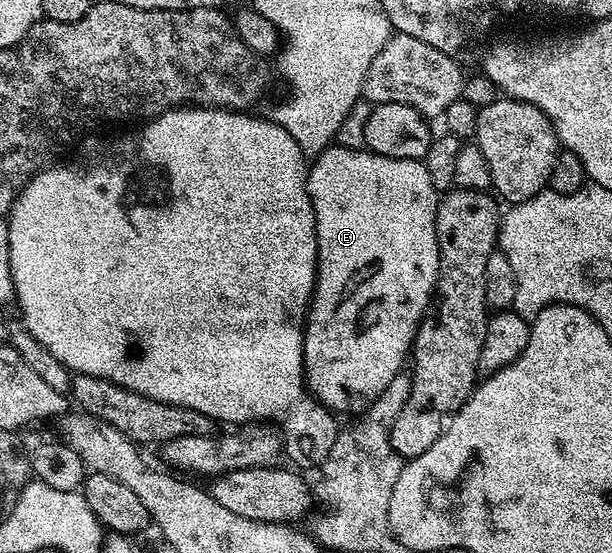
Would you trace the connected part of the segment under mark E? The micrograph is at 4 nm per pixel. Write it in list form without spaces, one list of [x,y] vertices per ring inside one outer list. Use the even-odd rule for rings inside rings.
[[[329,146],[311,161],[308,170],[308,192],[312,196],[312,205],[316,215],[316,287],[312,293],[310,307],[306,312],[304,325],[304,379],[313,396],[320,403],[331,408],[333,413],[348,412],[352,408],[352,396],[363,402],[371,402],[394,382],[396,376],[405,371],[412,345],[416,342],[416,331],[430,308],[428,295],[433,295],[436,278],[440,274],[440,247],[436,237],[436,205],[438,194],[426,166],[419,160],[386,158],[359,148]]]

